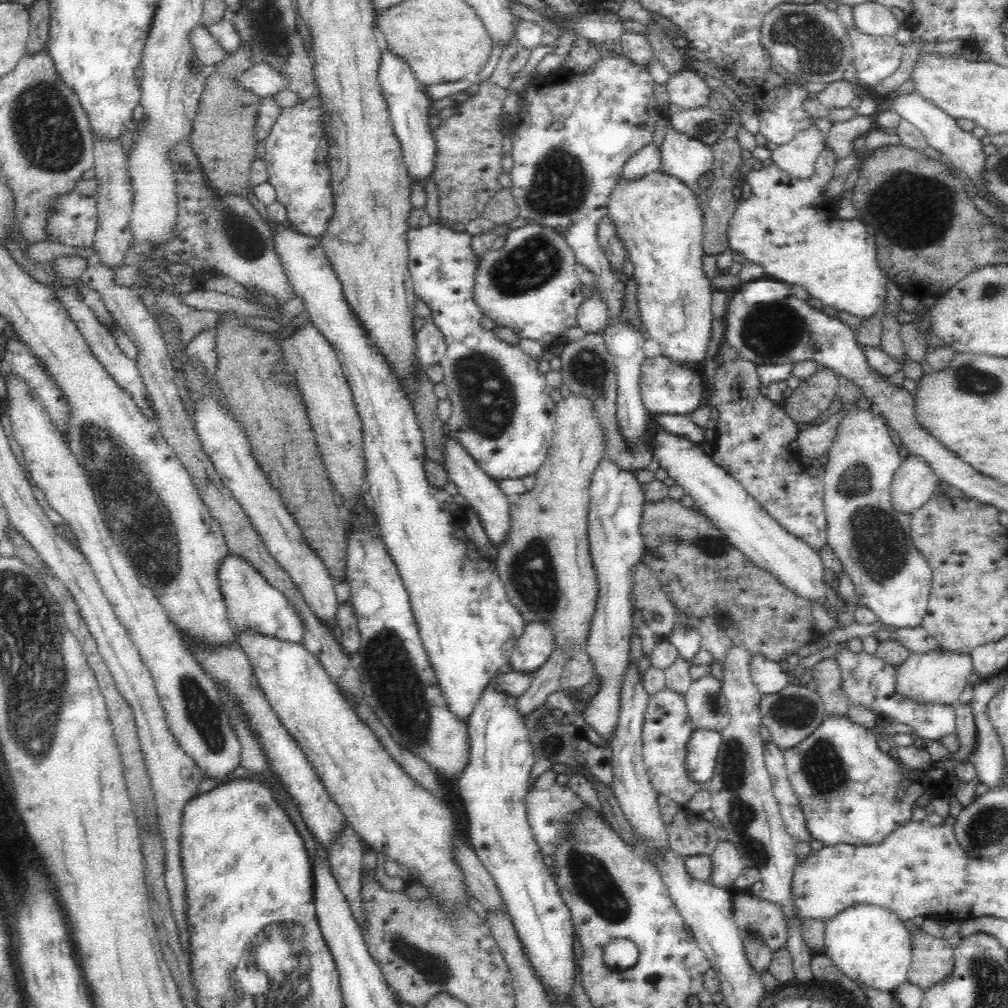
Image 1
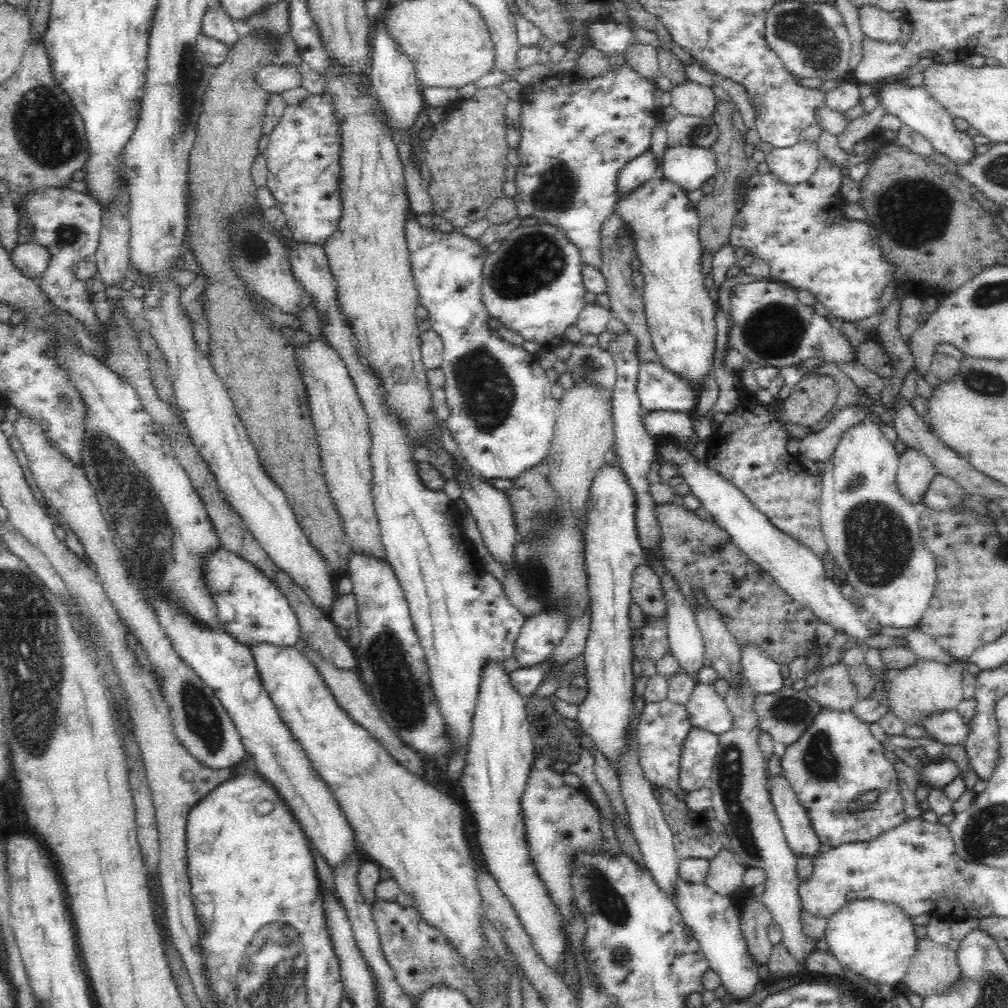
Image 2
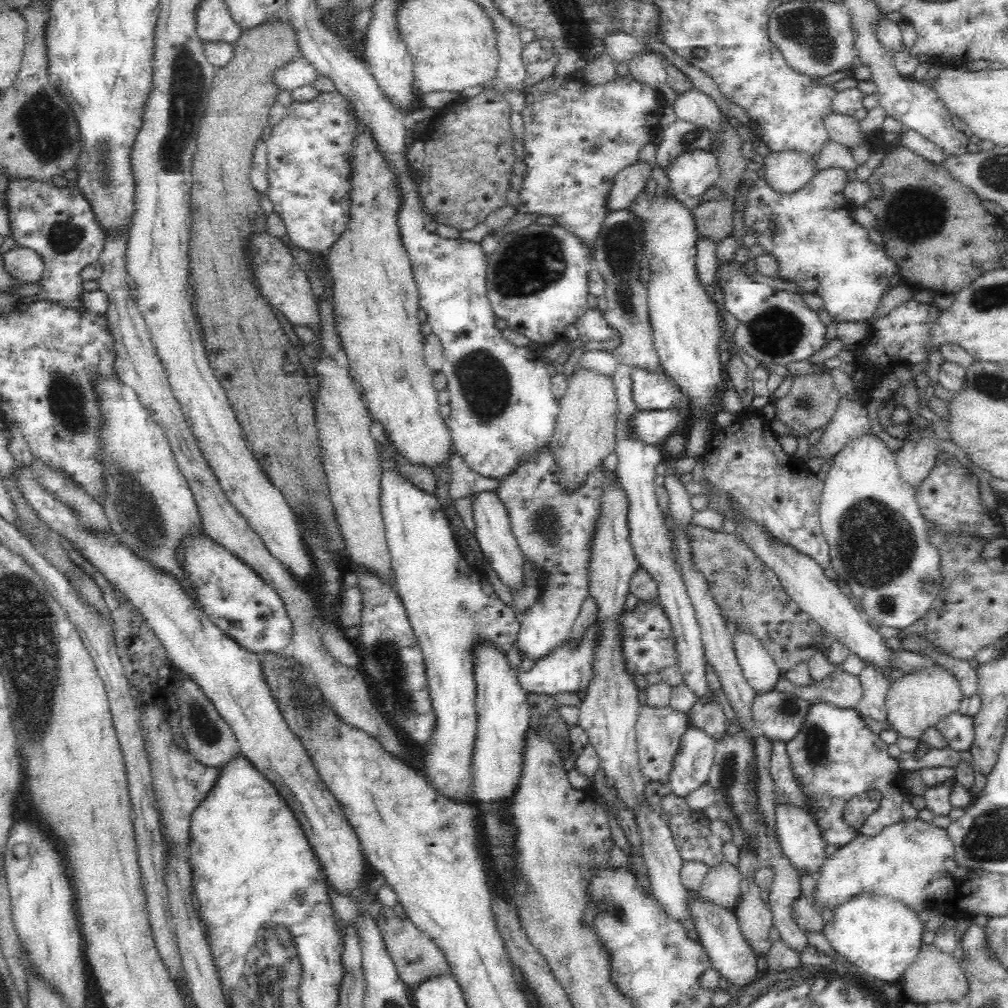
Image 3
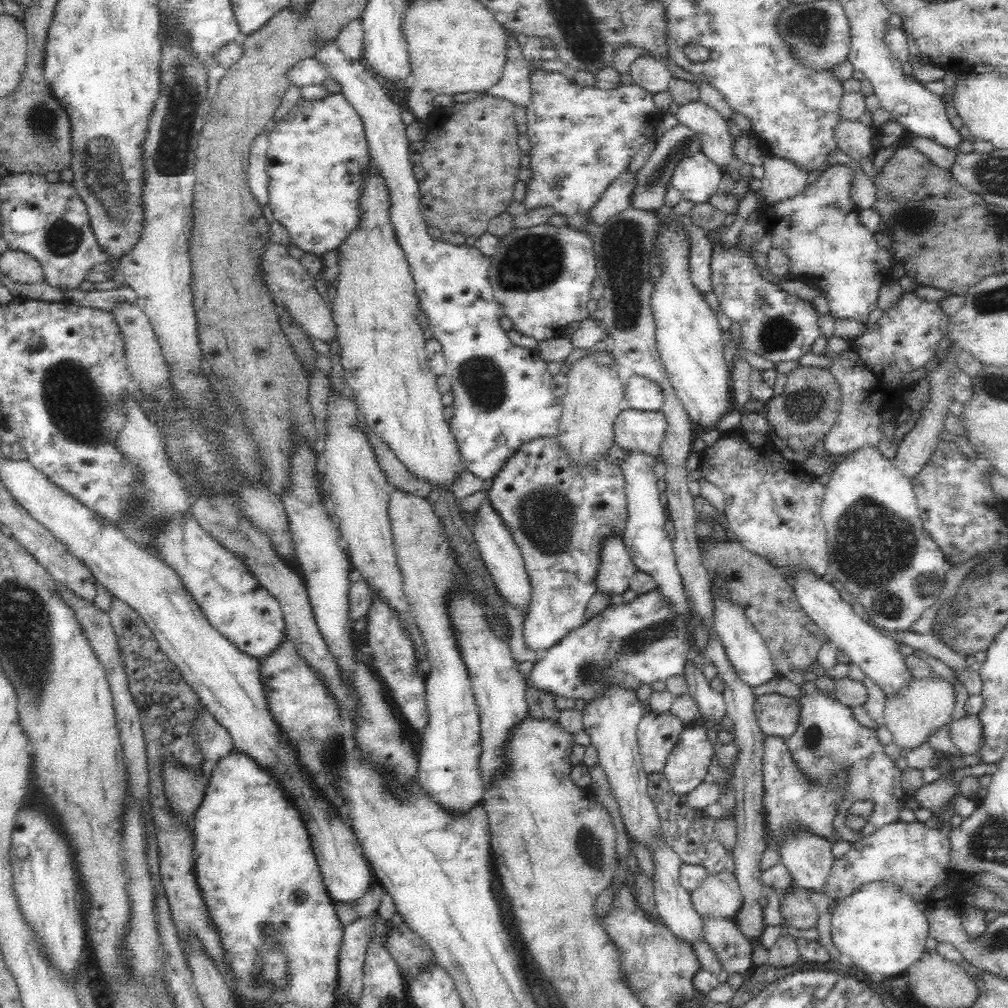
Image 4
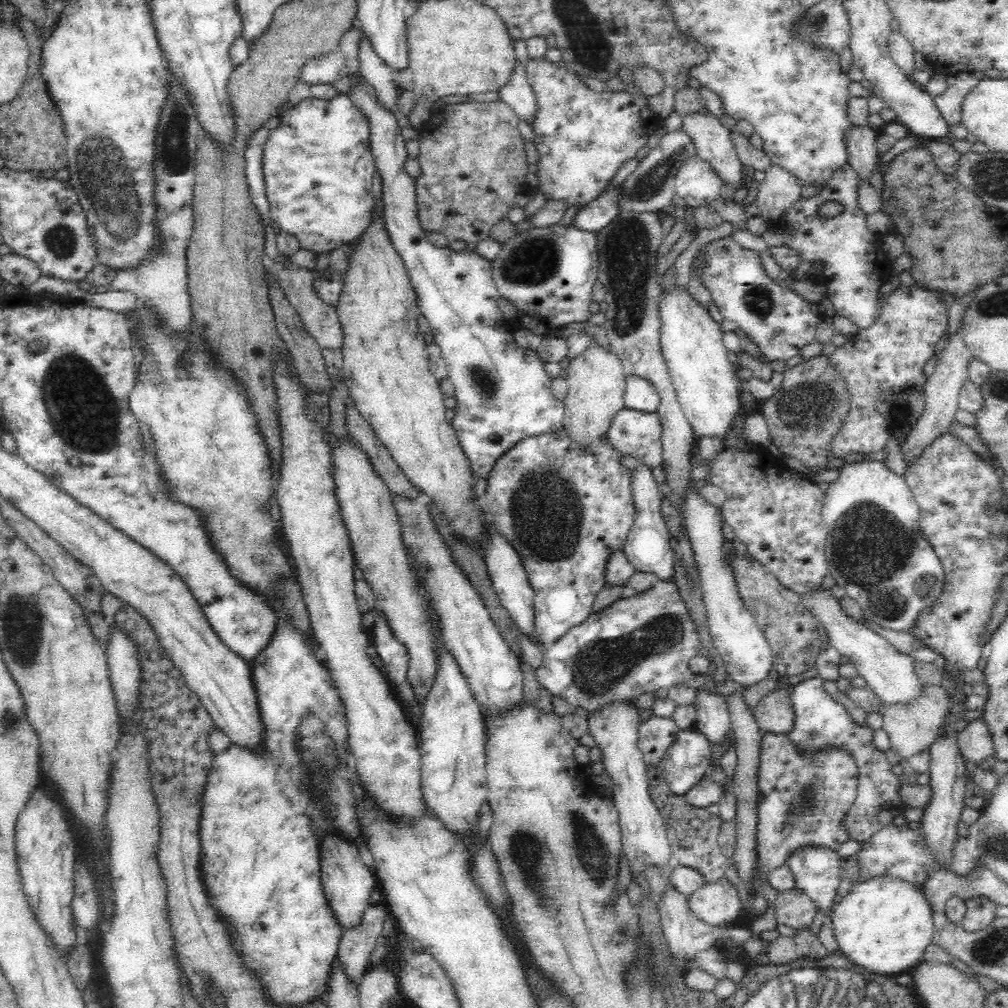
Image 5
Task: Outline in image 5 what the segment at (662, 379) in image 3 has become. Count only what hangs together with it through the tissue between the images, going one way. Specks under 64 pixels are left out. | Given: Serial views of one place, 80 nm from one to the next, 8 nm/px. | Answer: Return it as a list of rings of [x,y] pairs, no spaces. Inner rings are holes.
[[[628,375],[625,378],[623,402],[625,408],[652,413],[657,412],[661,399],[658,391],[647,378]]]

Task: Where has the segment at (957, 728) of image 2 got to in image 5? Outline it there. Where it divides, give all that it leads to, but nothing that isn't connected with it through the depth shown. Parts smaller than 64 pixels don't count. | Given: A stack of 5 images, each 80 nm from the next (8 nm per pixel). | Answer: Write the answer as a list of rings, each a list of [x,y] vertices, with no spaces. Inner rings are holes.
[[[983,718],[971,720],[968,726],[957,734],[960,753],[964,759],[978,767],[985,762],[996,762],[996,749],[991,732]]]

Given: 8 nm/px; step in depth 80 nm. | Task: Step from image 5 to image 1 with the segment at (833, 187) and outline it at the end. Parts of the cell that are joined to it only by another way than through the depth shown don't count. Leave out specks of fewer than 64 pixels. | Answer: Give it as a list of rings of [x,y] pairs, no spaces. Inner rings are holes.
[[[825,148],[816,159],[814,174],[804,180],[788,177],[786,171],[774,164],[744,174],[743,180],[751,186],[751,195],[747,200],[739,199],[730,219],[726,232],[729,248],[734,253],[741,252],[744,260],[764,267],[766,278],[804,287],[811,298],[820,300],[824,306],[868,319],[880,311],[889,279],[878,267],[876,240],[866,231],[866,223],[860,218],[840,218],[835,213],[837,199],[824,195],[834,175],[836,161],[831,149]]]

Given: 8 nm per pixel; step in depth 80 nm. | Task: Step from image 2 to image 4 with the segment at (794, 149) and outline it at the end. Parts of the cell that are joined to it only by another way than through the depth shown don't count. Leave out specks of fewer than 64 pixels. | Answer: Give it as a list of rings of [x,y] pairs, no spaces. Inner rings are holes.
[[[767,155],[763,167],[765,175],[759,190],[763,206],[795,197],[806,187],[808,173],[784,158]]]

